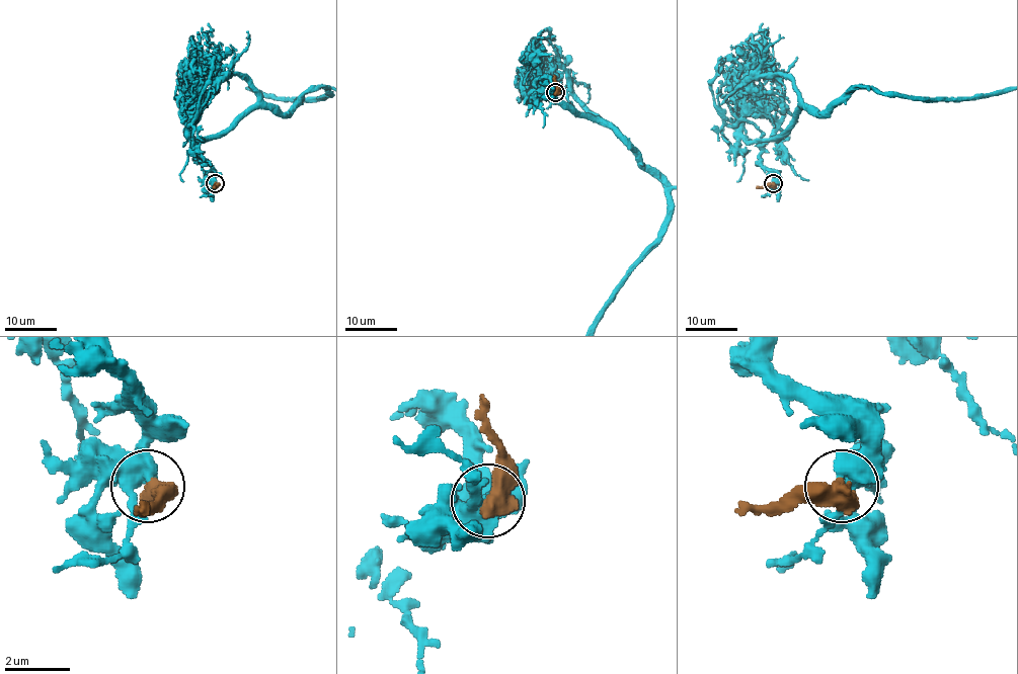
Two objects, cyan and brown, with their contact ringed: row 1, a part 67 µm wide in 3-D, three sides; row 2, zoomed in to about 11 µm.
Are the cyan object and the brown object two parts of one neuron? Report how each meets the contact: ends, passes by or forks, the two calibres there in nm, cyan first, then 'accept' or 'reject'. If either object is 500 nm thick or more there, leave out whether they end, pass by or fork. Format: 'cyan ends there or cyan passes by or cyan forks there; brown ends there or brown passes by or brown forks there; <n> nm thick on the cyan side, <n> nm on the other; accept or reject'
550 nm thick on the cyan side, 700 nm on the other; reject

